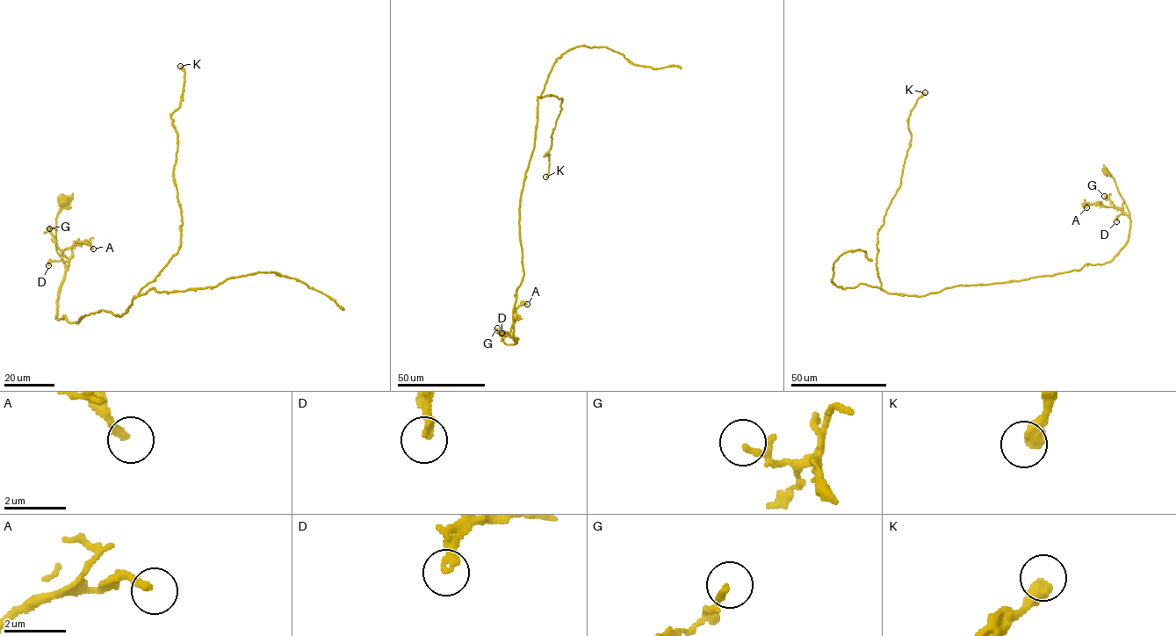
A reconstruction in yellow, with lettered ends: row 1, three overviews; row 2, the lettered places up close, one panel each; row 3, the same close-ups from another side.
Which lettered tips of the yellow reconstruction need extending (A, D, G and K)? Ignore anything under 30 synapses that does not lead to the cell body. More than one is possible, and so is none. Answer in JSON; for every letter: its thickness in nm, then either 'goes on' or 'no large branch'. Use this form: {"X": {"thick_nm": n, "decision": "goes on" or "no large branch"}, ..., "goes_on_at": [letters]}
{"A": {"thick_nm": 220, "decision": "no large branch"}, "D": {"thick_nm": 280, "decision": "no large branch"}, "G": {"thick_nm": 150, "decision": "no large branch"}, "K": {"thick_nm": 480, "decision": "no large branch"}, "goes_on_at": []}

